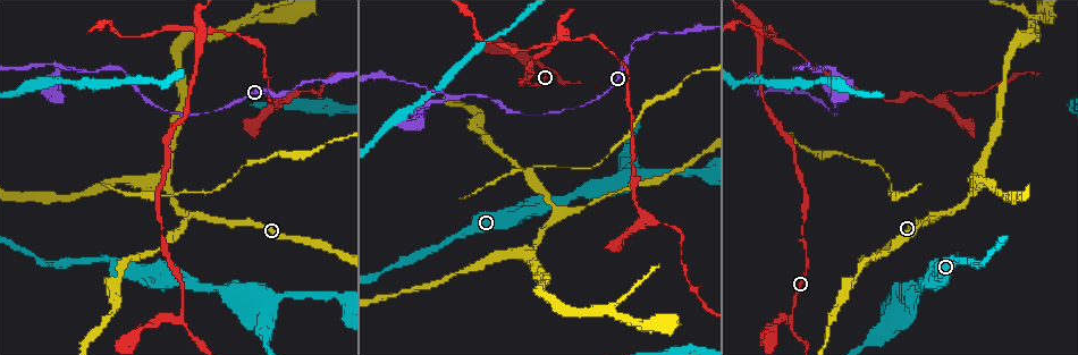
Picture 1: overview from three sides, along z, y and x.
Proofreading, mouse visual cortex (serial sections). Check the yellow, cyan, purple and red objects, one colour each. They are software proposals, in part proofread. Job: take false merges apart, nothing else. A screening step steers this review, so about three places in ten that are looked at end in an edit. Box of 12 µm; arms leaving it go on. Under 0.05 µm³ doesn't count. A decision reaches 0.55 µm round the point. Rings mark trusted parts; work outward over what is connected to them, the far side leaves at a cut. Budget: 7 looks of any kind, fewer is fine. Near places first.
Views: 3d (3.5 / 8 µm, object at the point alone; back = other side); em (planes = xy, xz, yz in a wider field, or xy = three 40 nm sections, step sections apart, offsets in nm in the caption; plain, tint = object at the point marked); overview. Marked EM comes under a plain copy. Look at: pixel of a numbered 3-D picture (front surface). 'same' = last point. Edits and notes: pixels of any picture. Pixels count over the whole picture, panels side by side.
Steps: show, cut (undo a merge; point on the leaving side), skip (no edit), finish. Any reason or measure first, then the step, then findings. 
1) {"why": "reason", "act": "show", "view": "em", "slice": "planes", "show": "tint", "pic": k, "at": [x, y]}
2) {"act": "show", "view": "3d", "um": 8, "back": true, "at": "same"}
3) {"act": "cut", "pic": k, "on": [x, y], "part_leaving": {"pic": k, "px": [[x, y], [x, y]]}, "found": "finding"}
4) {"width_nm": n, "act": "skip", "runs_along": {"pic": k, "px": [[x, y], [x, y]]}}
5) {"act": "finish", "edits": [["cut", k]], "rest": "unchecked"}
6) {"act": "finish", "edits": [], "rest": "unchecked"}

{"why": "three-way junction", "act": "show", "view": "3d", "um": 8, "pic": 1, "at": [451, 95]}

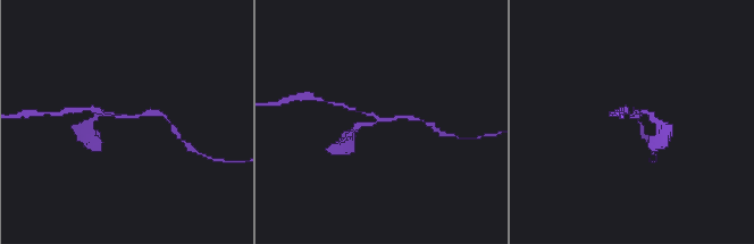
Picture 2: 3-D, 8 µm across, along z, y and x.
{"why": "zoom in", "act": "show", "view": "3d", "um": 3.5, "pic": 2, "at": [124, 117]}

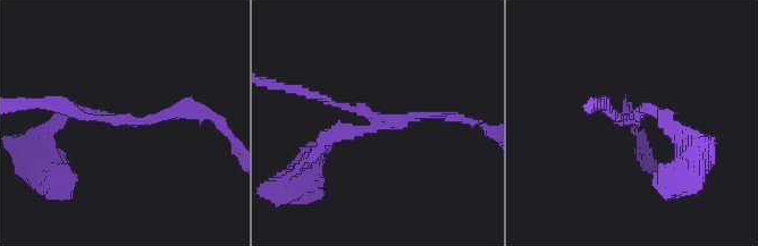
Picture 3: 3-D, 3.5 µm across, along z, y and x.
{"arms": 3, "arm_widths_nm": [100, 150, 150], "why": "now the EM", "act": "show", "view": "em", "slice": "planes", "show": "tint", "pic": 3, "at": [125, 120]}

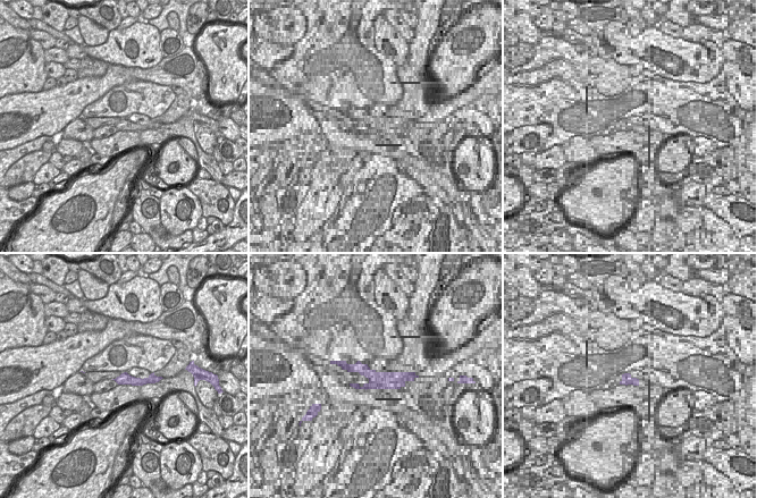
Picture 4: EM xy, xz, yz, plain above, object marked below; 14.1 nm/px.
{"act": "cut", "pic": 3, "on": [337, 136], "part_leaving": {"pic": 3, "px": [[372, 127], [335, 133], [293, 176]]}, "found": "a second cell is stuck on"}

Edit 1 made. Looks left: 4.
{"why": "branch point", "act": "show", "view": "3d", "um": 3.5, "pic": 1, "at": [179, 319]}

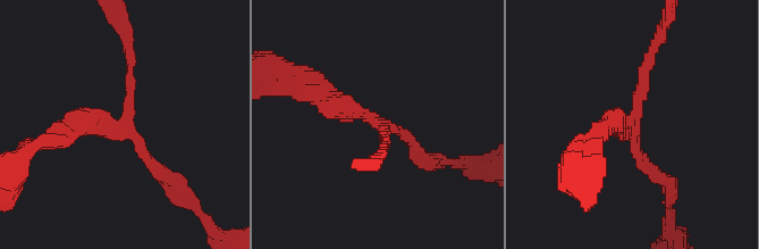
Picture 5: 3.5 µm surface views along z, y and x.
{"arms": 3, "arm_widths_nm": [150, 150, 300], "act": "show", "view": "em", "slice": "xy", "step": 3, "show": "tint", "pic": 5, "at": [123, 123]}

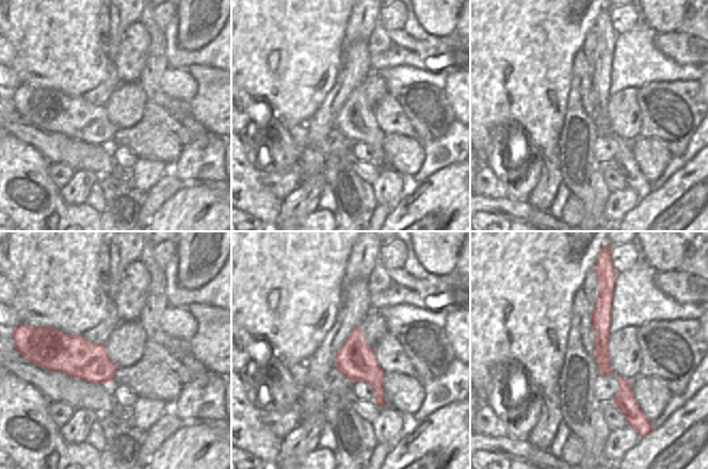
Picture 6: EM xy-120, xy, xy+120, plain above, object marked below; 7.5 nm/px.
{"act": "skip", "runs_along": {"pic": 6, "px": [[600, 282], [601, 361], [625, 386], [625, 409]]}, "found": "all the same cell"}

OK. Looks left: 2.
{"why": "arms part here", "act": "show", "view": "3d", "um": 3.5, "pic": 1, "at": [561, 210]}

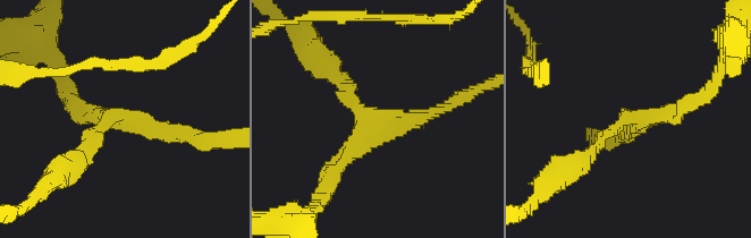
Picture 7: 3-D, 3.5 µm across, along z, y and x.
{"arms": 3, "arm_widths_nm": [150, 200, 200], "act": "skip", "runs_along": {"pic": 7, "px": [[444, 107], [370, 127], [329, 179]]}, "found": "one cell here"}

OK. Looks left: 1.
{"act": "finish", "edits": [["cut", 3]], "rest": "unchecked"}

